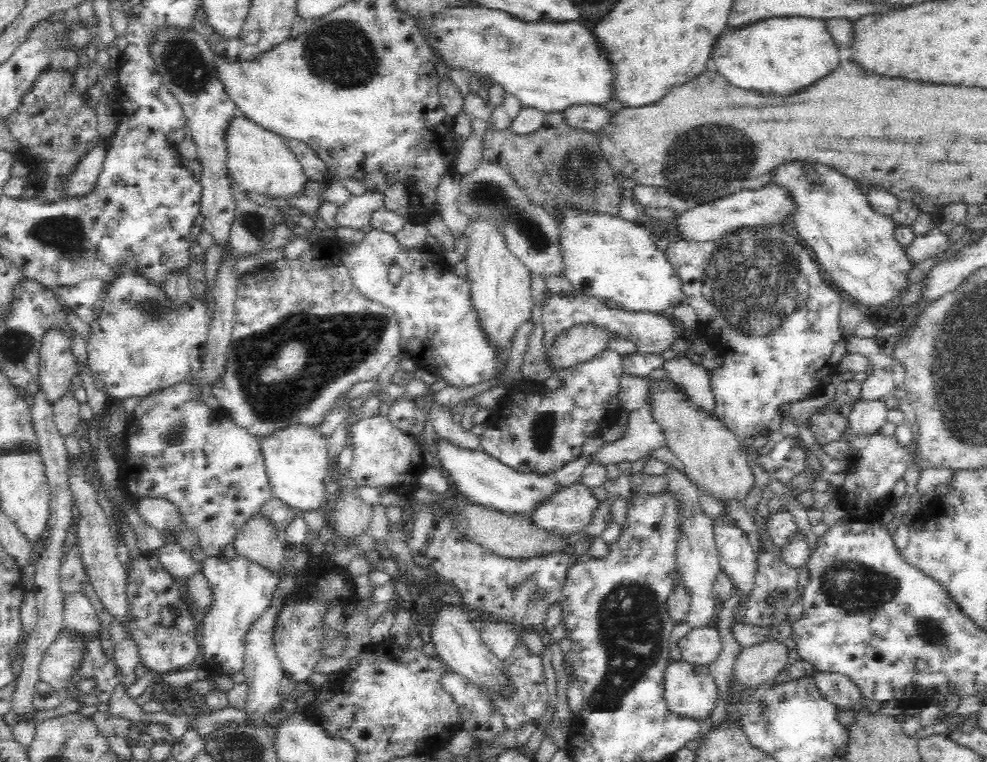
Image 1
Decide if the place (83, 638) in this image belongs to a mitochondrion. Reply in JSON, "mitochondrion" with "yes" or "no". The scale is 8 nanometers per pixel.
{"mitochondrion":"no"}

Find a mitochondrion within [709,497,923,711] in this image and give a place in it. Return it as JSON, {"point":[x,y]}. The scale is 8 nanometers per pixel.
{"point":[852,587]}

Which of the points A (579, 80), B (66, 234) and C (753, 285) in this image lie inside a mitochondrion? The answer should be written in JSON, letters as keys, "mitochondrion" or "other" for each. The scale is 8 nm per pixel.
{"A":"other","B":"mitochondrion","C":"mitochondrion"}

